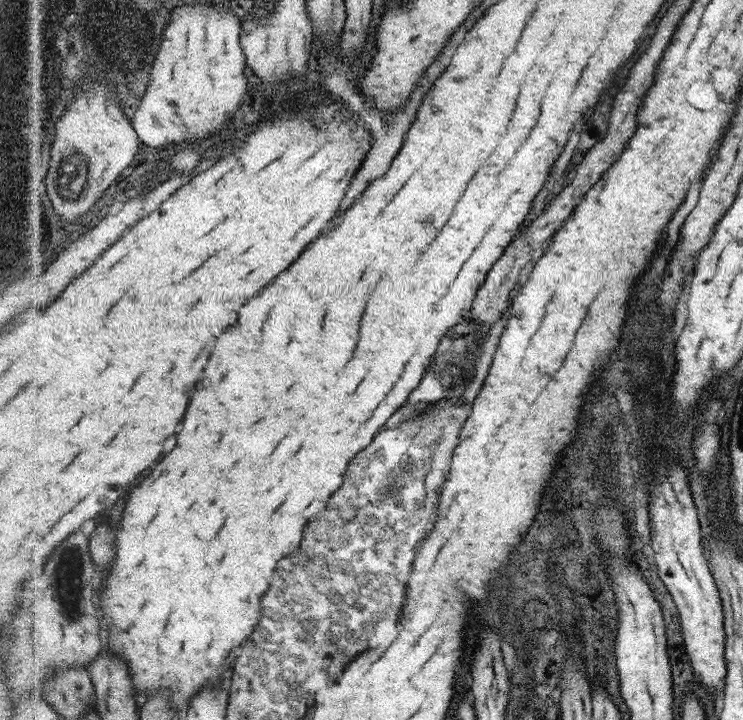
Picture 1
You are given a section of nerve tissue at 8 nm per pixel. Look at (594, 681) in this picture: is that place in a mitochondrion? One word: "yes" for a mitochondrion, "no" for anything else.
no

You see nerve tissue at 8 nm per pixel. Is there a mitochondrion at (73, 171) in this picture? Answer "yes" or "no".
yes

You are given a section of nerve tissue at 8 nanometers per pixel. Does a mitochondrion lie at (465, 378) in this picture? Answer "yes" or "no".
no

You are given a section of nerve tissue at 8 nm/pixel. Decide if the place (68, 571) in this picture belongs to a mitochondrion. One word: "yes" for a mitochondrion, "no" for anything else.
yes

